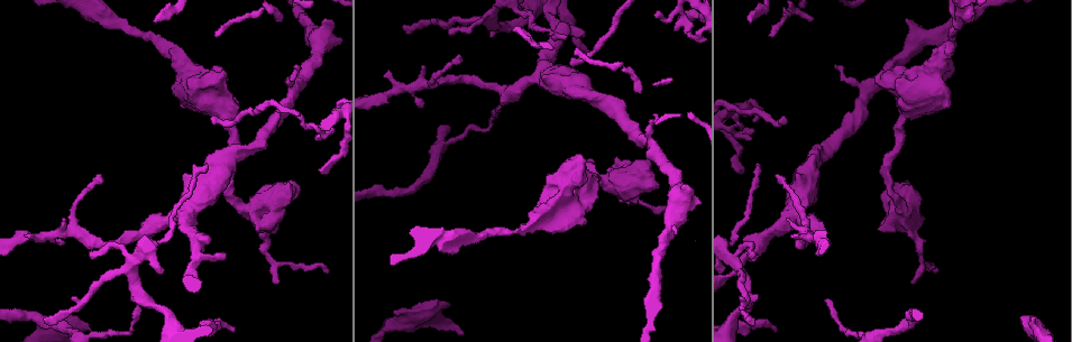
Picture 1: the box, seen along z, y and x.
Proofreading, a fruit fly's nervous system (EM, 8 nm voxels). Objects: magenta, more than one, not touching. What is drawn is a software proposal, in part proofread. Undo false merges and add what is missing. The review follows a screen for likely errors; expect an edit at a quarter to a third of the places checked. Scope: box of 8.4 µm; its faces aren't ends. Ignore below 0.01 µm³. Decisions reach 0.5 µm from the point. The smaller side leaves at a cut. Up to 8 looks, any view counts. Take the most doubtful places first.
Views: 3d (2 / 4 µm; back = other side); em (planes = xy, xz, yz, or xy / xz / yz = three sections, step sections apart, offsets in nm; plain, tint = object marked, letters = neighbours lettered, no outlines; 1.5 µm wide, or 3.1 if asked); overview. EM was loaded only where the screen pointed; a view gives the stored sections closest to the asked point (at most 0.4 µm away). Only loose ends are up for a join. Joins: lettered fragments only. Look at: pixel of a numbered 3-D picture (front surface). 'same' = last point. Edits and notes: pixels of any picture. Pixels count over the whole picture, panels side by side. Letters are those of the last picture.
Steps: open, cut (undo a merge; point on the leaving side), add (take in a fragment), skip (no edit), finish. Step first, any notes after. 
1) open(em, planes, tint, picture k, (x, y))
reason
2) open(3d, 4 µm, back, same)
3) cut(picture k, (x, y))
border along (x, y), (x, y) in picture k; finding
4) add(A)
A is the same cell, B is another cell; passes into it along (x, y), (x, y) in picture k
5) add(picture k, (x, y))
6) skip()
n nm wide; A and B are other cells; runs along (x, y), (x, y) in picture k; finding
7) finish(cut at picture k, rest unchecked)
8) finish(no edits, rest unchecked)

open(3d, 2 µm, picture 1, (45, 322))
tapers out

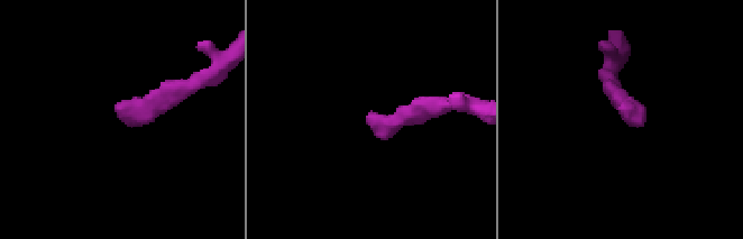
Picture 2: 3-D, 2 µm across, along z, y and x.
open(em, xy, step 8, letters, picture 2, (622, 115))
now the EM

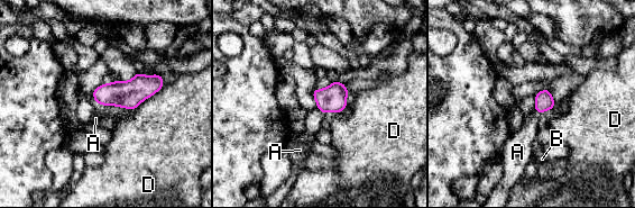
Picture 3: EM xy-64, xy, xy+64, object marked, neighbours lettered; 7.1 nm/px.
add(A)
D touches over 280 nm; A is the same cell, B and D are other cells; passes into it along (333, 98), (320, 110), (314, 118) in picture 3; the neuron continues

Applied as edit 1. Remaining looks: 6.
open(3d, 4 µm, back, picture 1, (223, 255))
branch stops here

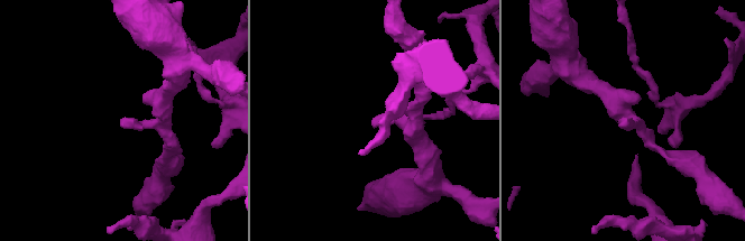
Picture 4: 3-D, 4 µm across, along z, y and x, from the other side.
open(em, planes, tint, picture 4, (626, 120))

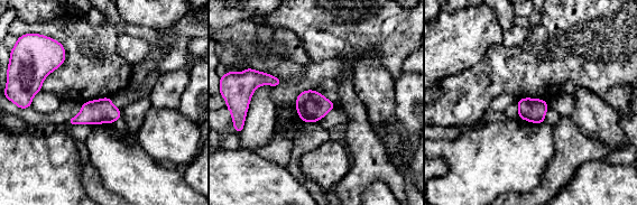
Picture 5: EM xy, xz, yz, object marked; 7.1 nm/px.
open(em, planes, letters, same)
what lies round it

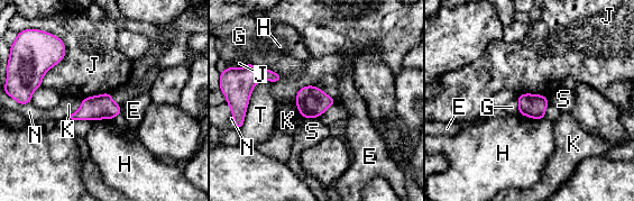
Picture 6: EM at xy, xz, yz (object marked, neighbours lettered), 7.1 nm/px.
skip()
E, G, H, J, K, N, S and T are other cells; border along (62, 39), (65, 55), (40, 85) in picture 6; none of them fits

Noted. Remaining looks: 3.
open(3d, 4 µm, picture 1, (275, 264))
abrupt turn

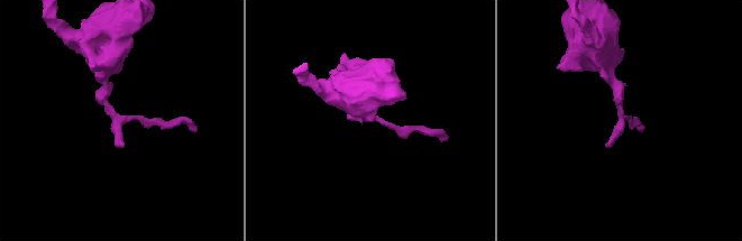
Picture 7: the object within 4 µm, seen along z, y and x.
open(em, xz, step 4, tint, picture 7, (119, 121))

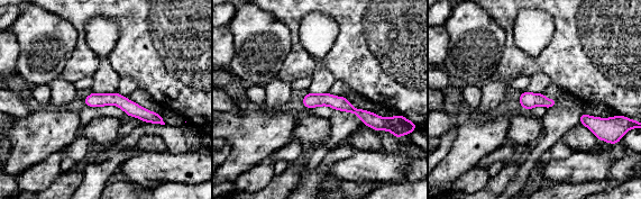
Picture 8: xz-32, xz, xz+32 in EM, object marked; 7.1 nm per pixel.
open(em, xz, step 4, letters, same)
what lies round it

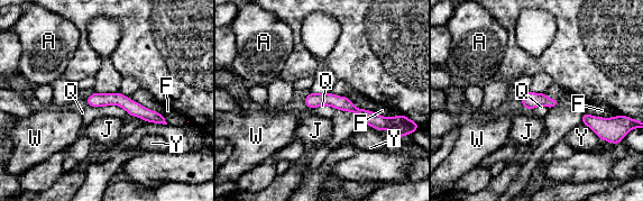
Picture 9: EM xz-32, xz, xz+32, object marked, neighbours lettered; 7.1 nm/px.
skip()
100 nm wide; A, F, J, Q, W and Y are other cells; runs along (308, 100), (342, 102), (386, 120) in picture 9; all the same neuron

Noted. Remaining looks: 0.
finish(add at picture 3, rest unchecked)

